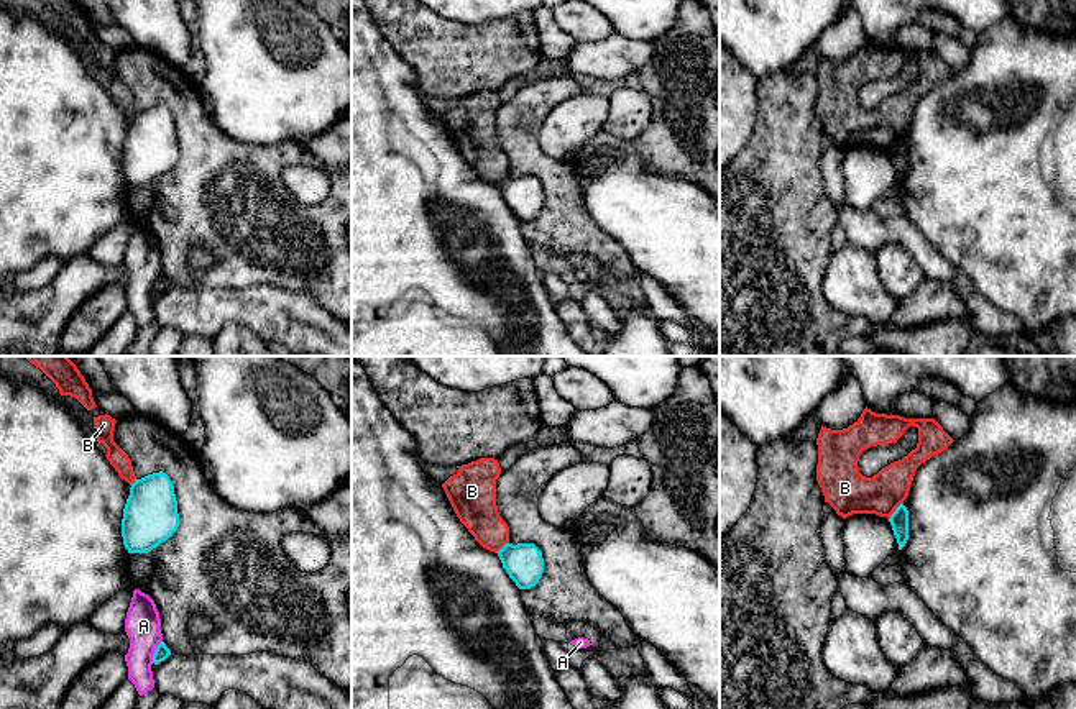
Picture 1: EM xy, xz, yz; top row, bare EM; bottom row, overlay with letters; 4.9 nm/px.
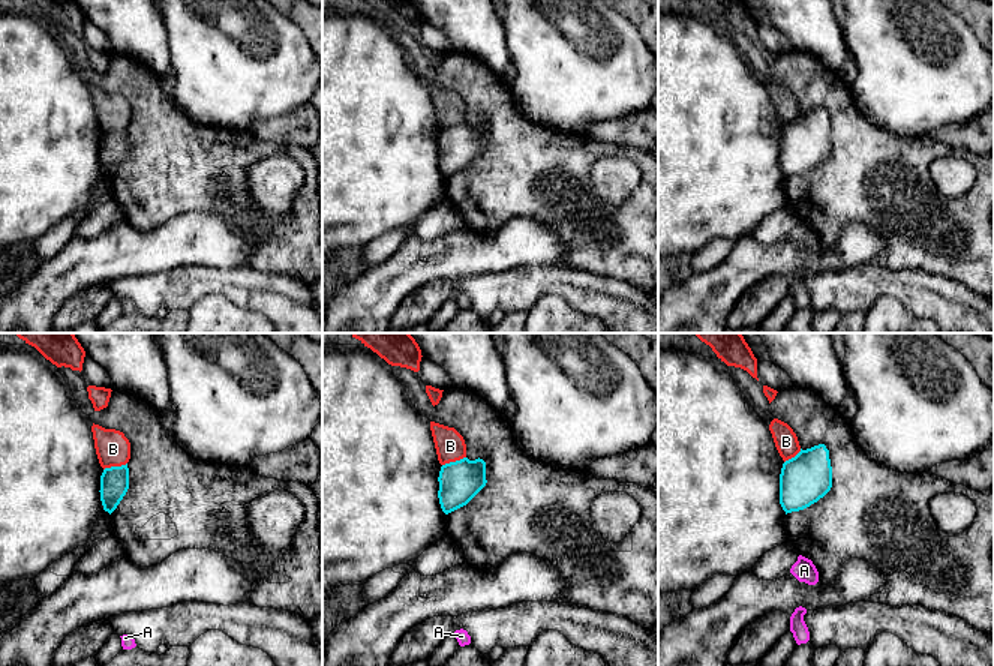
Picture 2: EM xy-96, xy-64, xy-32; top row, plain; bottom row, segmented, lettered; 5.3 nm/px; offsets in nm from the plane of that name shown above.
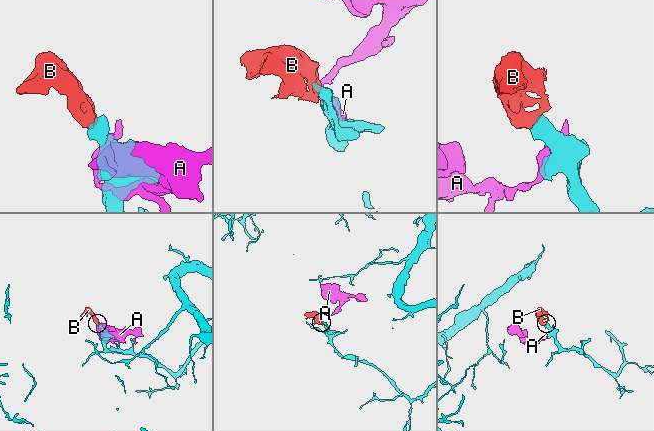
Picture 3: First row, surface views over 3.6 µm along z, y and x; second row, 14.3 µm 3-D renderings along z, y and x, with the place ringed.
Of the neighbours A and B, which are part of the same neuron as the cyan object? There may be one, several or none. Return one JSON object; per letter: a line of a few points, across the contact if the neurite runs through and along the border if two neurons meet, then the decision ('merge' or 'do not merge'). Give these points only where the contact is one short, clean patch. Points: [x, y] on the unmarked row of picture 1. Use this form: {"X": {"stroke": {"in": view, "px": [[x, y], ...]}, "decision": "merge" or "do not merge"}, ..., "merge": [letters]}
{"A": {"decision": "do not merge"}, "B": {"stroke": {"in": "yz", "px": [[902, 135], [889, 151]]}, "decision": "do not merge"}, "merge": []}

